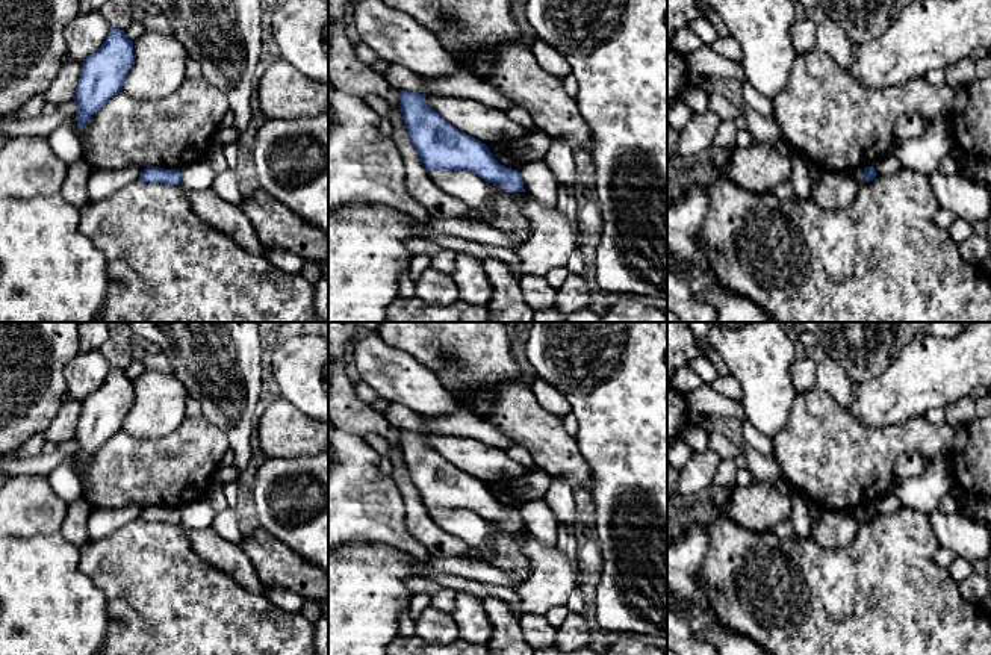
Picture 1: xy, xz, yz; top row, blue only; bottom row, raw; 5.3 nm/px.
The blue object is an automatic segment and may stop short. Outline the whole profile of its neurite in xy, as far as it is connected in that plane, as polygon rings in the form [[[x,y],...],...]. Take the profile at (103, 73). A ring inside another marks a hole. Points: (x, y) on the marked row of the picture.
[[[110,29],[101,47],[82,62],[74,95],[79,106],[74,120],[80,130],[94,112],[100,110],[110,97],[123,91],[124,79],[132,64],[133,41],[124,30]]]

